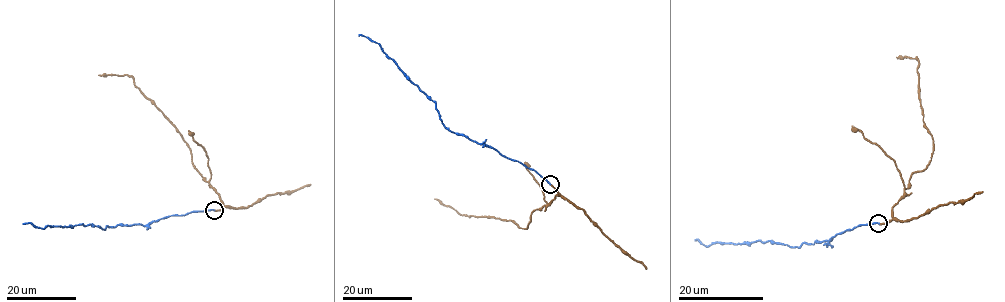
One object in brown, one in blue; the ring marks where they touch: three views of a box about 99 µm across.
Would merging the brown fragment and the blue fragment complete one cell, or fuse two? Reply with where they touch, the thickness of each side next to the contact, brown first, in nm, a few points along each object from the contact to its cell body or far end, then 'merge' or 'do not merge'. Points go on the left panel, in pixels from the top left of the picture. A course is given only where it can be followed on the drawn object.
at (214, 210); 170 nm thick on the brown side, 170 nm on the other; brown runs (214, 210), (223, 206), (220, 197), (192, 164), (188, 144), (175, 126), (135, 86), (131, 76), (98, 75); blue runs (214, 210), (171, 215), (146, 225), (107, 226), (104, 229), (90, 224), (42, 228), (30, 222), (23, 224); merge

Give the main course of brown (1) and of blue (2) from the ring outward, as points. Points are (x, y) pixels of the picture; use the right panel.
1: (878, 224), (892, 218), (910, 176), (931, 159), (933, 143), (923, 120), (918, 61), (896, 58)
2: (878, 224), (859, 225), (829, 242), (804, 243), (798, 247), (770, 241), (706, 246), (697, 238), (694, 241)

